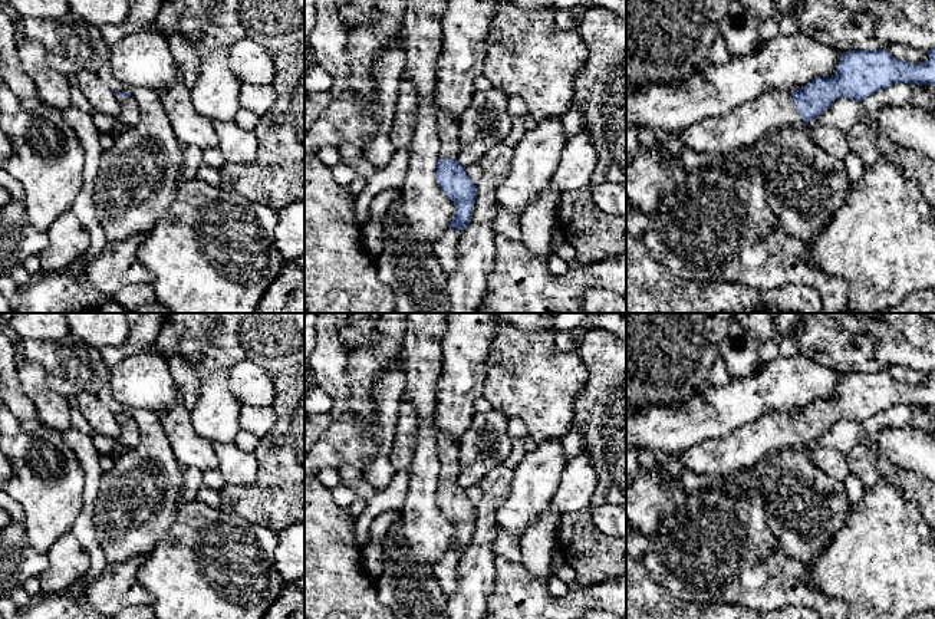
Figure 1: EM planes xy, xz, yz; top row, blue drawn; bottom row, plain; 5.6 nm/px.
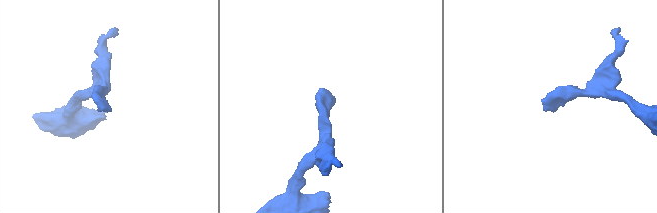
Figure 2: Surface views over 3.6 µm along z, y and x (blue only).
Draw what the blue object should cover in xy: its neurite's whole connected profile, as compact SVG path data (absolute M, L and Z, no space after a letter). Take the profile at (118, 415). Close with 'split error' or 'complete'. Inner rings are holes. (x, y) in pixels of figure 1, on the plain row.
M125 411L116 414L115 416L121 427L121 434L116 438L118 445L122 450L134 448L139 442L139 431L135 419Z; split error

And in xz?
M441 431L437 437L437 454L441 465L437 487L438 508L455 527L450 551L464 554L474 533L475 504L467 497L465 488L457 483L460 474L458 444Z; split error

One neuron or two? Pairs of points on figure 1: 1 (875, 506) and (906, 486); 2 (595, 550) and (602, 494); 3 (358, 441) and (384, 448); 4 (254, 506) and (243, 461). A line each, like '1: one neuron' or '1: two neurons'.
1: two neurons
2: one neuron
3: two neurons
4: two neurons

